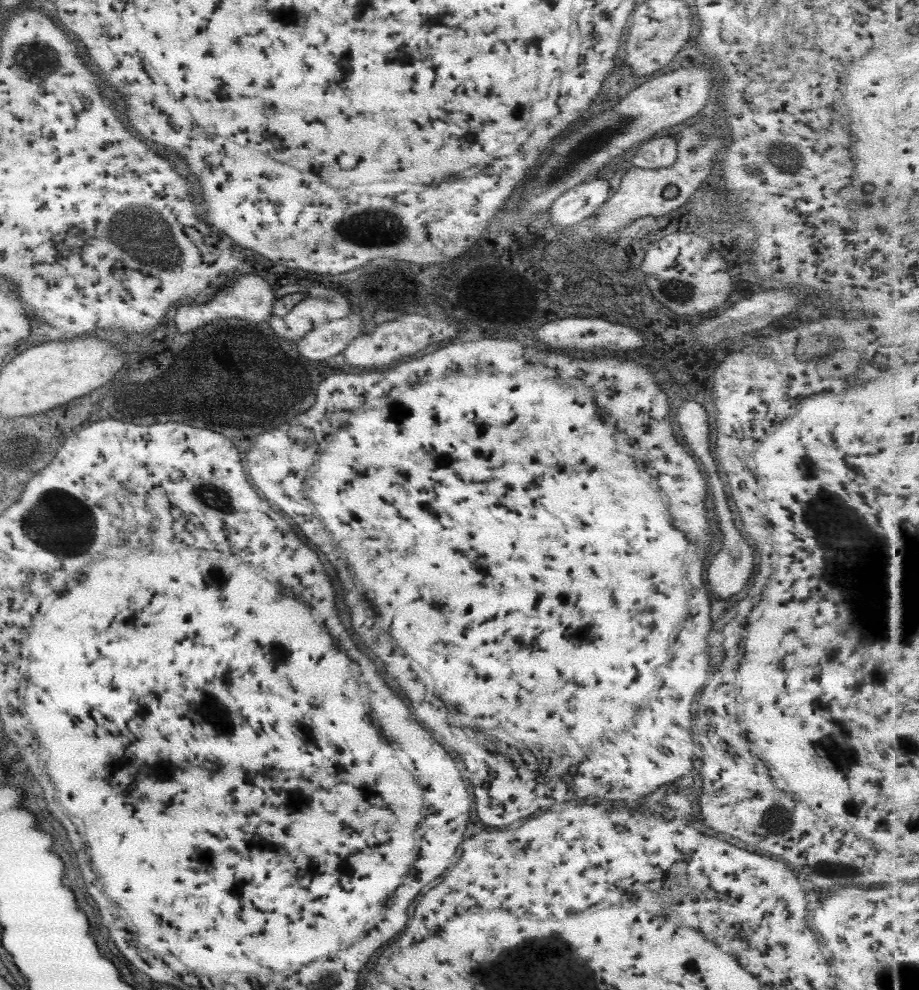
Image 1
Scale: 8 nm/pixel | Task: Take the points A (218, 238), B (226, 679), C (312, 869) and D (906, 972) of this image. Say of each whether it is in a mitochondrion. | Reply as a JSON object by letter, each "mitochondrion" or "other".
{"A":"other","B":"other","C":"other","D":"mitochondrion"}

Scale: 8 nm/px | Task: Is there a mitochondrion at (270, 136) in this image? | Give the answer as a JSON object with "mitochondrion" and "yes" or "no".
{"mitochondrion":"no"}

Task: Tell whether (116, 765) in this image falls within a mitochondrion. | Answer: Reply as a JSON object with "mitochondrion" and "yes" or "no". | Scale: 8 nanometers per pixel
{"mitochondrion":"no"}

